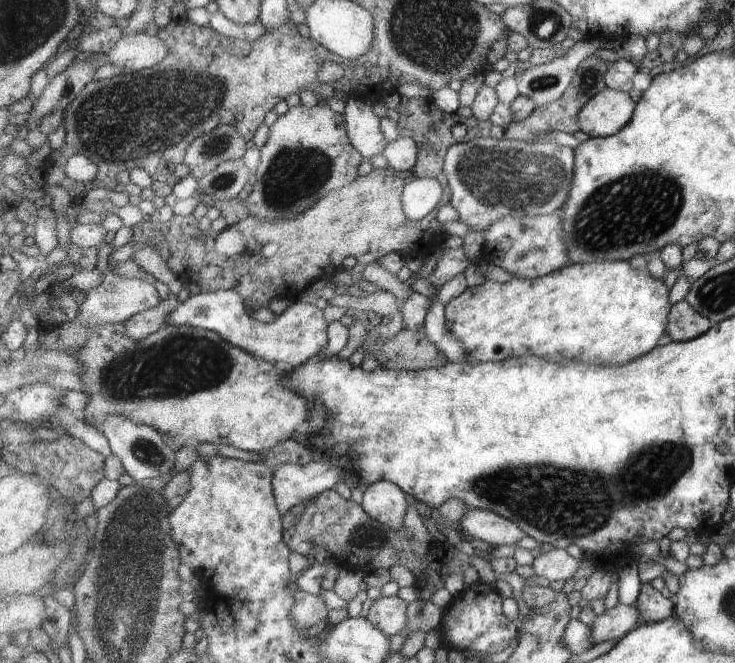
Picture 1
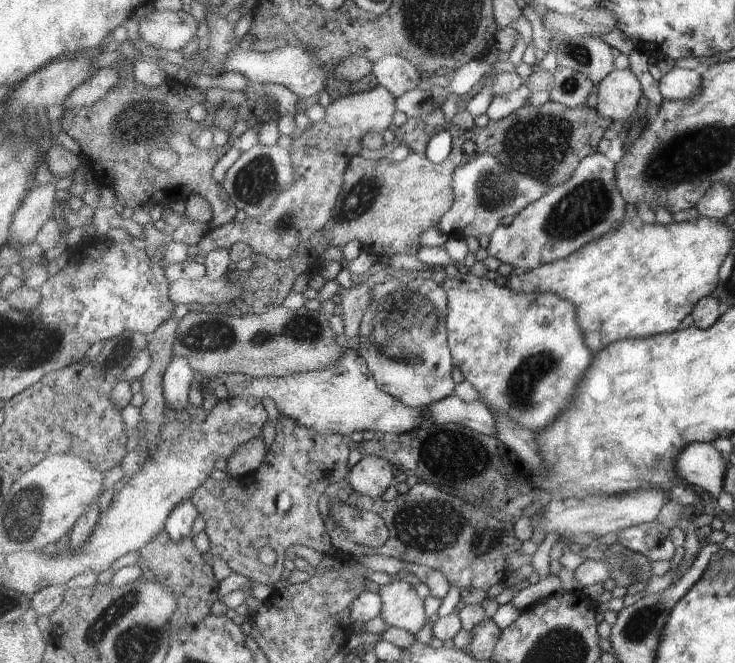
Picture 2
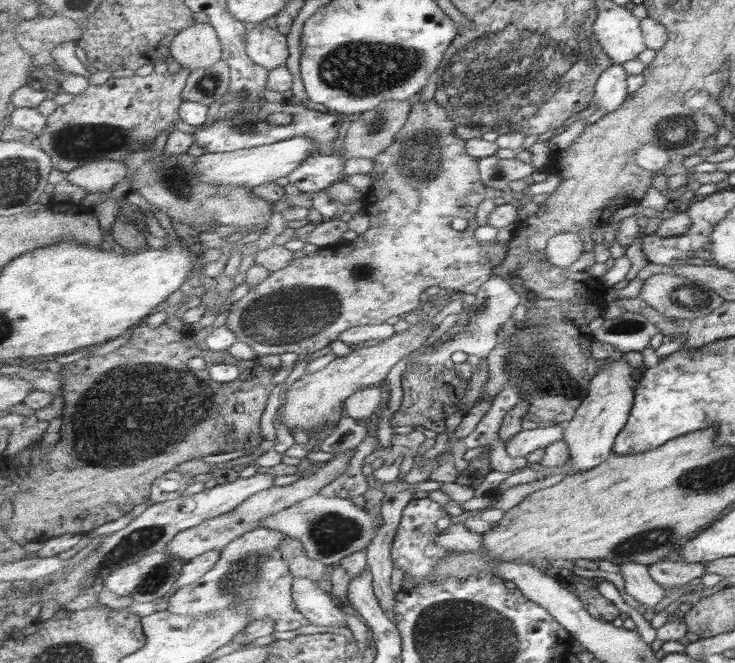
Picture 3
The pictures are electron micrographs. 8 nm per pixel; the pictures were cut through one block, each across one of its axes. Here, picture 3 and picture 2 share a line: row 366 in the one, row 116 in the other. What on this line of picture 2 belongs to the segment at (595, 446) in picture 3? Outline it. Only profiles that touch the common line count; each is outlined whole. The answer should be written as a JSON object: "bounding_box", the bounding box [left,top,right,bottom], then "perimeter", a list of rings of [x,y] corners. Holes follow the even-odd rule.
{"bounding_box":[596,68,645,124],"perimeter":[[[630,68],[619,70],[615,69],[609,76],[606,76],[598,86],[596,109],[601,116],[611,120],[621,120],[624,124],[629,121],[631,116],[639,108],[639,100],[645,95],[639,76]]]}

